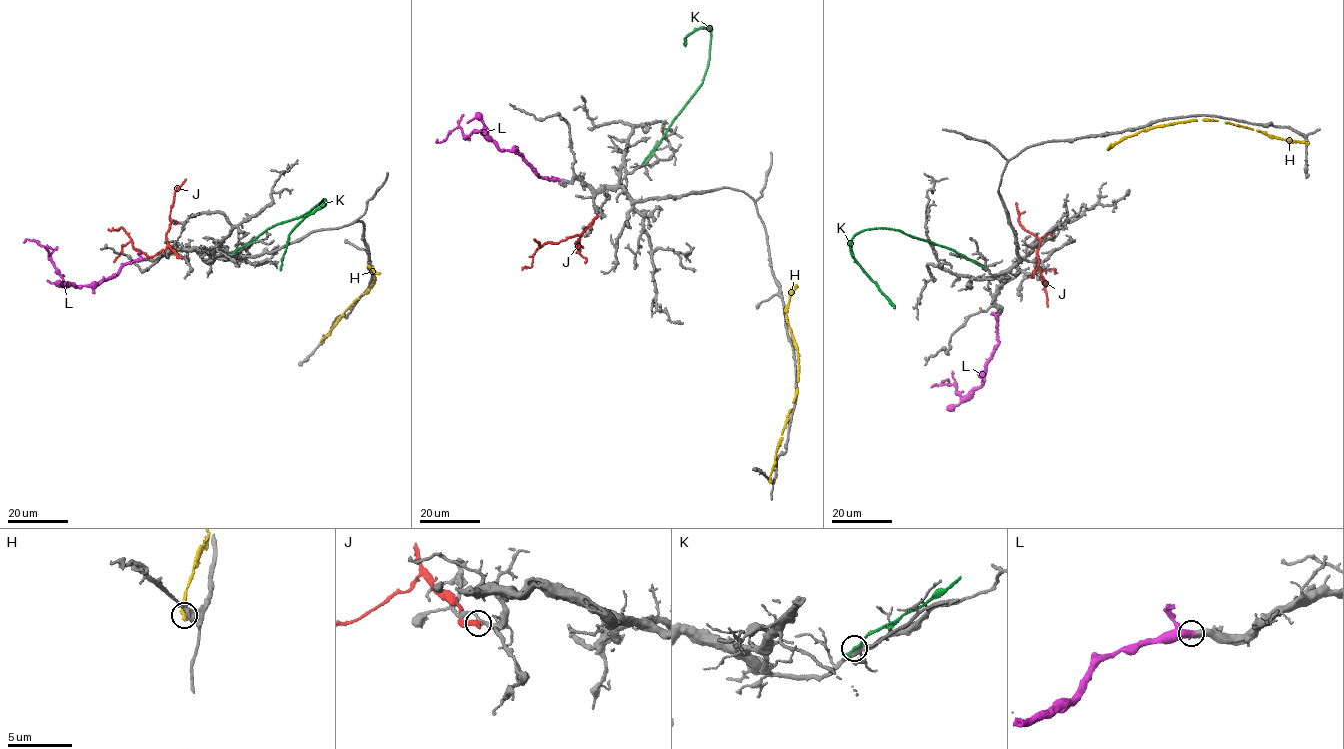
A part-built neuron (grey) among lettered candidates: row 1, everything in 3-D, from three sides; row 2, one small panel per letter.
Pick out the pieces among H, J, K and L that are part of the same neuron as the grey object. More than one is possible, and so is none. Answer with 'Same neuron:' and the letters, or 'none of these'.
Same neuron: L

